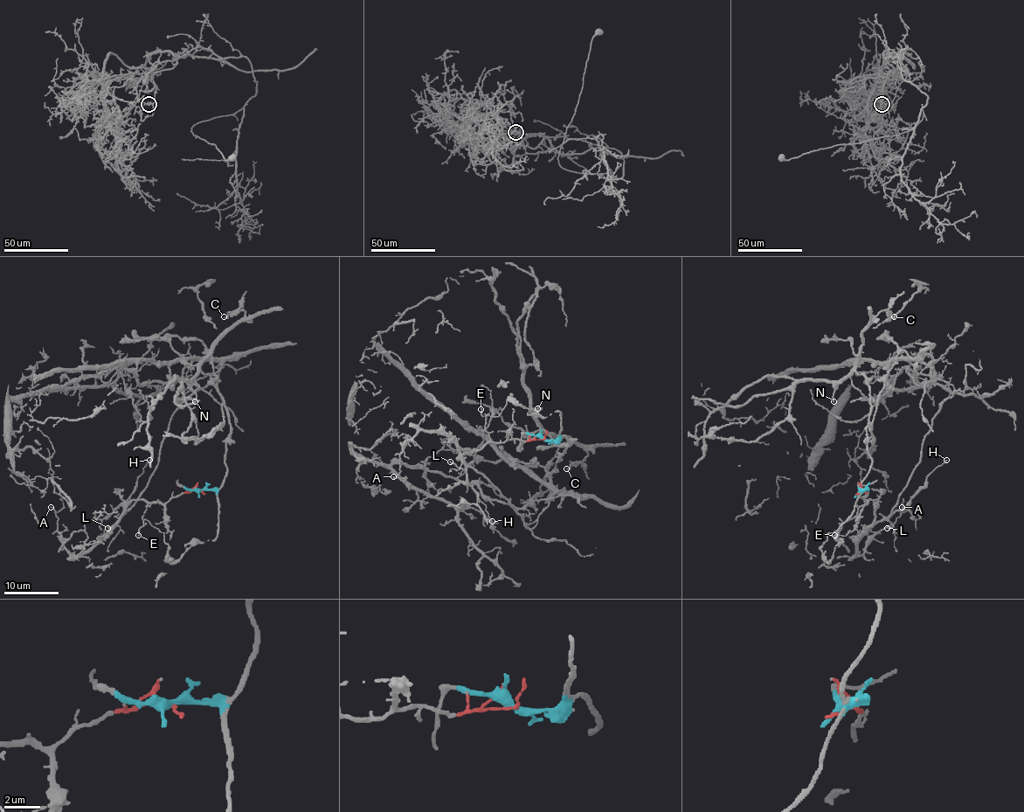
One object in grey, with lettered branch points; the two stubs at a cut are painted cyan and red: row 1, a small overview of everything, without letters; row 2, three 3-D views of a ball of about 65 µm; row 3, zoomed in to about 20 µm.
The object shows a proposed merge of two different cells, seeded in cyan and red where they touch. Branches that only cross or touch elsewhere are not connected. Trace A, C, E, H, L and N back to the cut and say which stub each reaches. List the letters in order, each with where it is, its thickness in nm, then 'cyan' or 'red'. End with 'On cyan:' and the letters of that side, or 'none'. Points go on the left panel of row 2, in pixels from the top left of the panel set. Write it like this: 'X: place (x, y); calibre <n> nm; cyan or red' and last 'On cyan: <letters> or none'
A: place (51, 507); calibre 130 nm; red
C: place (224, 316); calibre 170 nm; cyan
E: place (138, 535); calibre 120 nm; red
H: place (149, 460); calibre 110 nm; red
L: place (107, 528); calibre 140 nm; red
N: place (195, 401); calibre 150 nm; cyan
On cyan: C, N

